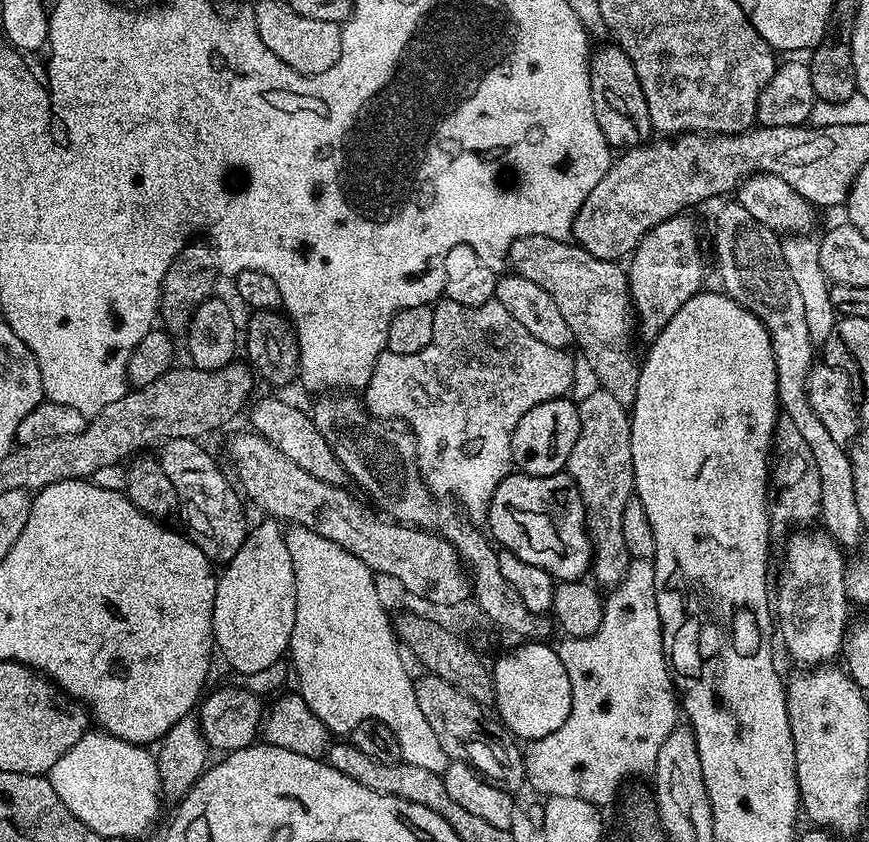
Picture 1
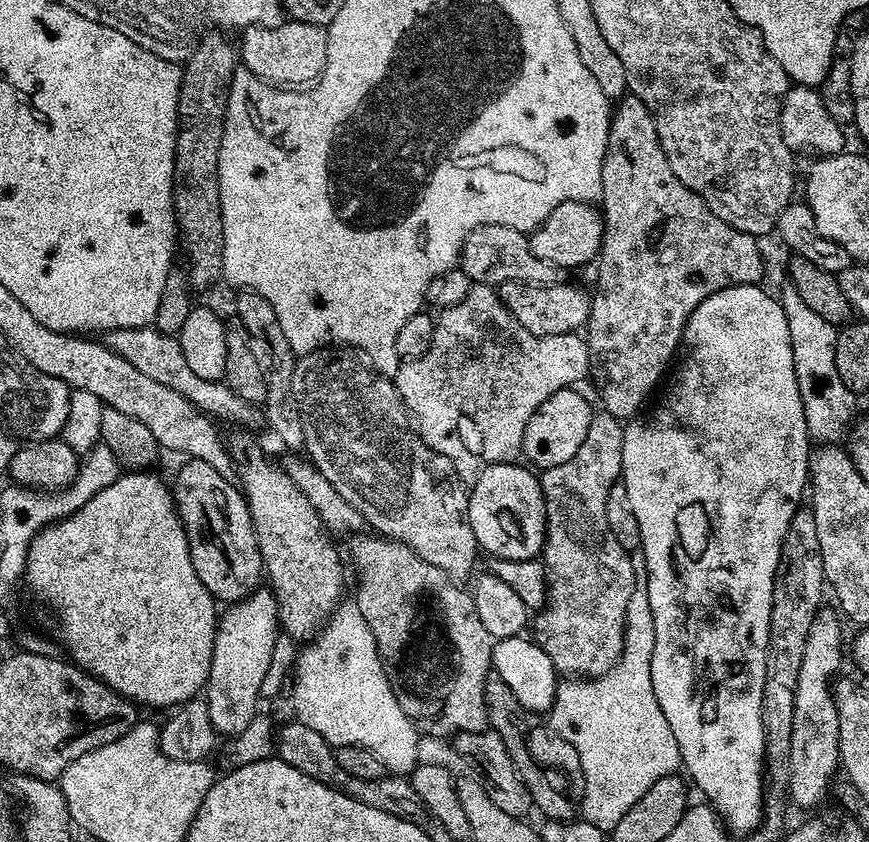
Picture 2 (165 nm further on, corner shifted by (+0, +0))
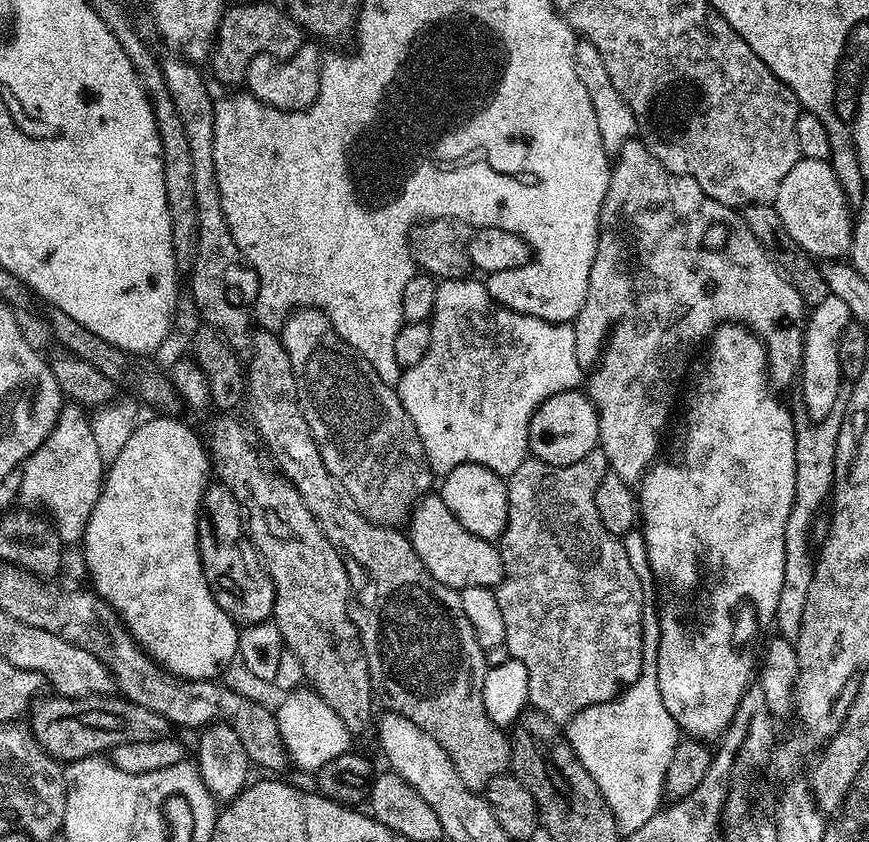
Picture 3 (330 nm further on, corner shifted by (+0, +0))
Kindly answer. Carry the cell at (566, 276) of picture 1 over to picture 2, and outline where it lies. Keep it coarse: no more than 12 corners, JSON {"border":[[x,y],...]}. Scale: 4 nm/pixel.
{"border":[[487,224],[464,240],[458,266],[473,284],[551,285],[519,228]]}

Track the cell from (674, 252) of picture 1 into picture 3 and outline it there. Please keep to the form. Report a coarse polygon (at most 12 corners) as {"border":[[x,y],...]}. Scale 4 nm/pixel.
{"border":[[634,138],[574,346],[639,485],[725,322],[800,375],[806,305],[743,215]]}

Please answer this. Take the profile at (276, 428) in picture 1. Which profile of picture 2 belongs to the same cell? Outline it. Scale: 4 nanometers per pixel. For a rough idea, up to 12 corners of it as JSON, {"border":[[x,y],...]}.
{"border":[[155,326],[115,328],[102,342],[199,412],[244,430],[261,405],[198,378],[177,337]]}

